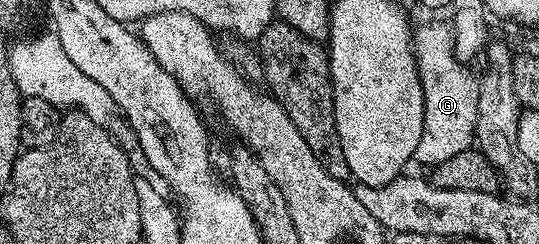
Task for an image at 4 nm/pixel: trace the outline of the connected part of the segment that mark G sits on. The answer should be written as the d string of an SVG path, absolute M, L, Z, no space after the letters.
M431 22L414 31L415 63L425 100L425 120L421 132L421 144L417 144L414 161L424 168L441 164L457 152L472 149L477 124L477 100L479 84L476 75L466 70L464 63L455 56L455 35L452 27L443 22Z

